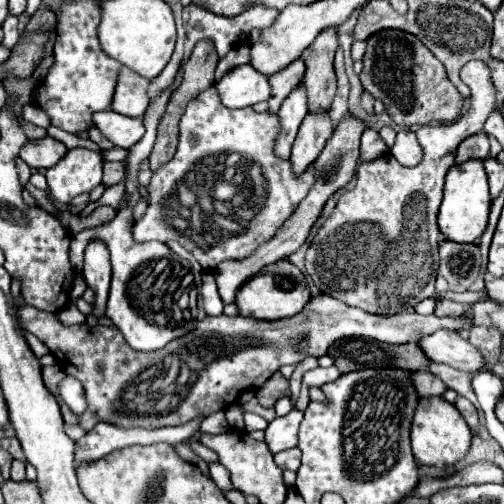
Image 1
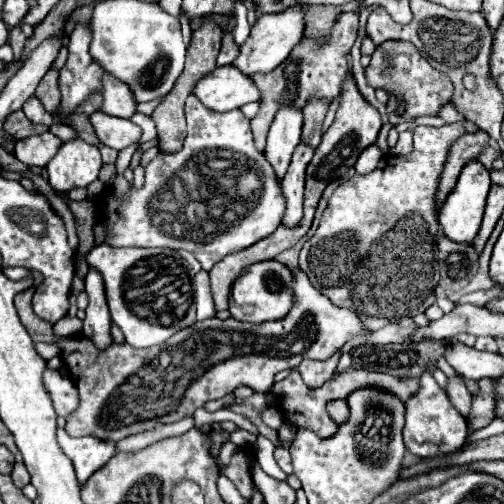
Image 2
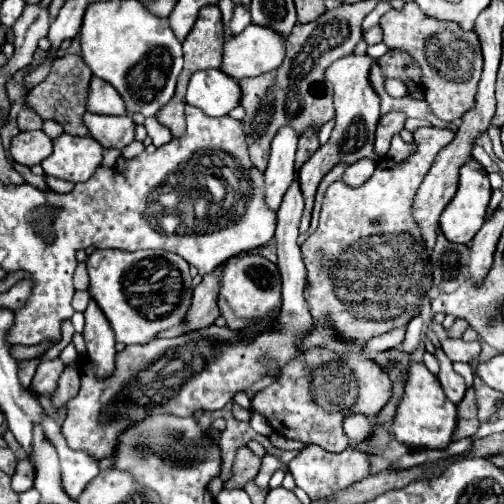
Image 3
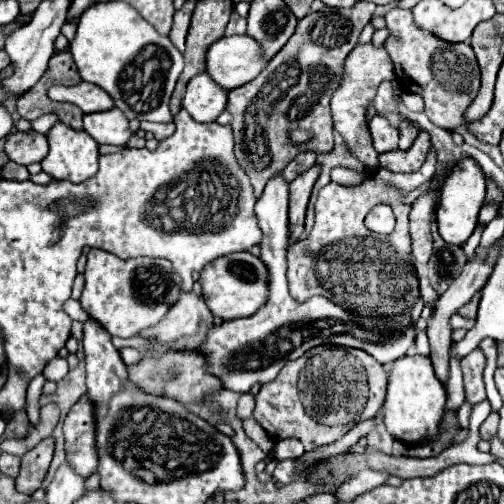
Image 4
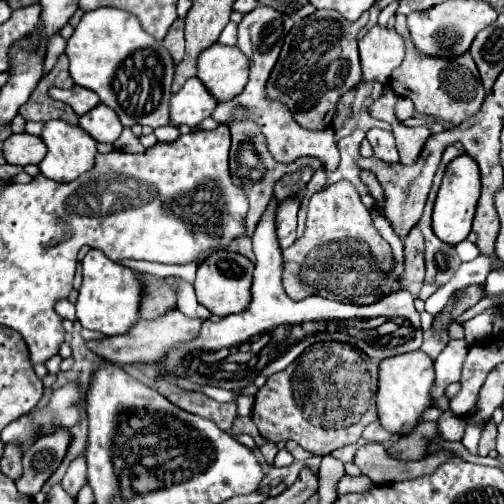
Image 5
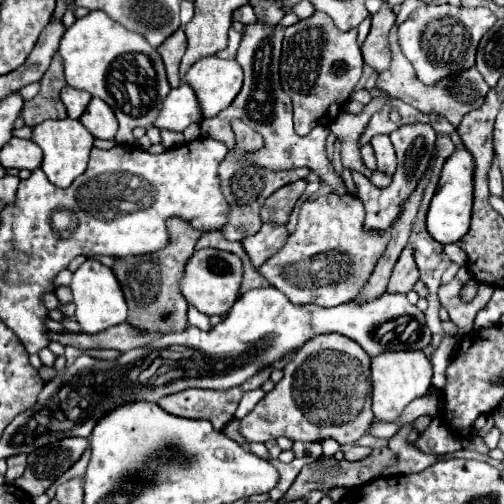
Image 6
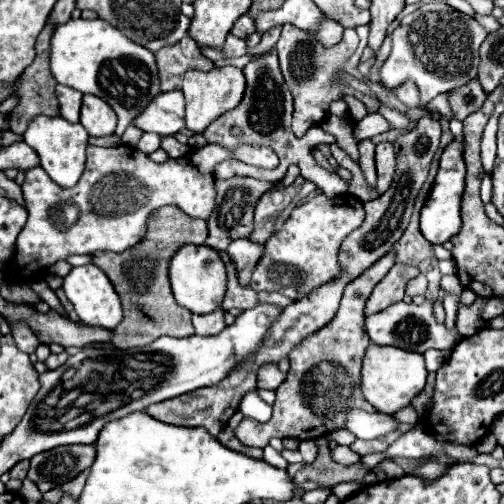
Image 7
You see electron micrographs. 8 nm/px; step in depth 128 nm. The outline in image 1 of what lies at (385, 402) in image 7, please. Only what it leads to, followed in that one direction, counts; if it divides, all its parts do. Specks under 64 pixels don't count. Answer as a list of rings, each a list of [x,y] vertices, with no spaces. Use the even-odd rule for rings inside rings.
[[[428,396],[428,398],[420,398],[420,402],[416,406],[416,414],[414,414],[412,426],[410,426],[410,440],[412,440],[414,458],[420,464],[444,468],[444,466],[450,466],[450,464],[462,460],[468,454],[468,448],[472,442],[472,432],[468,428],[468,424],[464,422],[464,418],[460,416],[460,412],[456,412],[454,404],[450,404],[442,396]]]

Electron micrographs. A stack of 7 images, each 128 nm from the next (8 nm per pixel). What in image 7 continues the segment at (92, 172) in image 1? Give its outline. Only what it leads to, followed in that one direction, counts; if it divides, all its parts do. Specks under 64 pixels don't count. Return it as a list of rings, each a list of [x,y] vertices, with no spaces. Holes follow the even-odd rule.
[[[36,116],[32,124],[28,124],[24,132],[24,142],[36,150],[40,156],[40,166],[48,172],[48,176],[60,186],[74,186],[84,170],[86,162],[86,146],[88,146],[88,132],[80,124],[72,124],[62,116]]]

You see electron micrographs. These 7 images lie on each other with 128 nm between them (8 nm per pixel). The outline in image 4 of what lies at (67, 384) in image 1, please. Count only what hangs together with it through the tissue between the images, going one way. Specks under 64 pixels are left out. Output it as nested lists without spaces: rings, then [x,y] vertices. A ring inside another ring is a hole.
[[[56,356],[54,360],[50,360],[44,368],[44,376],[46,380],[62,380],[68,374],[68,362],[60,356]]]

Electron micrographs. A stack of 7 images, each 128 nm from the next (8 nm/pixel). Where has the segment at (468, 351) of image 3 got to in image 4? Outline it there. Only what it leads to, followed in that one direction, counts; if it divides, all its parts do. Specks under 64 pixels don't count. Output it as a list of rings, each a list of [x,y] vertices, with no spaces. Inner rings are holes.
[[[417,274],[419,280],[419,288],[420,294],[422,294],[422,298],[424,298],[424,304],[428,304],[428,302],[436,302],[438,300],[438,296],[436,296],[436,292],[434,292],[434,288],[428,284],[428,279],[421,277]],[[476,348],[474,352],[470,352],[462,362],[462,372],[464,372],[464,388],[466,388],[466,402],[476,404],[484,400],[484,380],[482,380],[482,372],[486,366],[486,358],[484,354]]]

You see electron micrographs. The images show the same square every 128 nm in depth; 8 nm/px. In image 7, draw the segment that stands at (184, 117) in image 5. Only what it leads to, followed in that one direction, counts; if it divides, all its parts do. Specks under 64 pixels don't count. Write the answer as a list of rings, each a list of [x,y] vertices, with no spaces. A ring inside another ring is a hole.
[[[178,90],[158,94],[148,108],[144,108],[132,124],[142,132],[160,136],[174,136],[184,128],[184,96]]]

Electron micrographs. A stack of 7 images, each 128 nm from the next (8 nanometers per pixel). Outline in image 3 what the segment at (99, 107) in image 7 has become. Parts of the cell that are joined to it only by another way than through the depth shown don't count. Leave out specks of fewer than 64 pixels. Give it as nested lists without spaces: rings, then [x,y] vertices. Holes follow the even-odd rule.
[[[86,112],[84,124],[90,130],[90,136],[104,148],[122,150],[134,140],[134,122],[130,116],[102,116]]]

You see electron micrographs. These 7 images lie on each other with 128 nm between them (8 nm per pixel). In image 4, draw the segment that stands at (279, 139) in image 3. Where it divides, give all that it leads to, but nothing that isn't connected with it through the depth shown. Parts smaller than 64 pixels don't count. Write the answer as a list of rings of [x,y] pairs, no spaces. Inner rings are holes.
[[[276,176],[266,184],[254,212],[262,230],[260,260],[268,268],[268,300],[258,312],[248,318],[210,326],[206,340],[198,348],[198,352],[206,358],[206,372],[216,376],[226,390],[242,394],[248,392],[256,382],[272,382],[286,362],[296,360],[310,348],[322,344],[360,348],[374,356],[380,364],[390,364],[410,352],[416,340],[416,328],[408,314],[372,318],[348,312],[324,296],[312,296],[310,300],[306,300],[306,304],[292,300],[286,284],[288,184],[284,184],[282,176]]]

